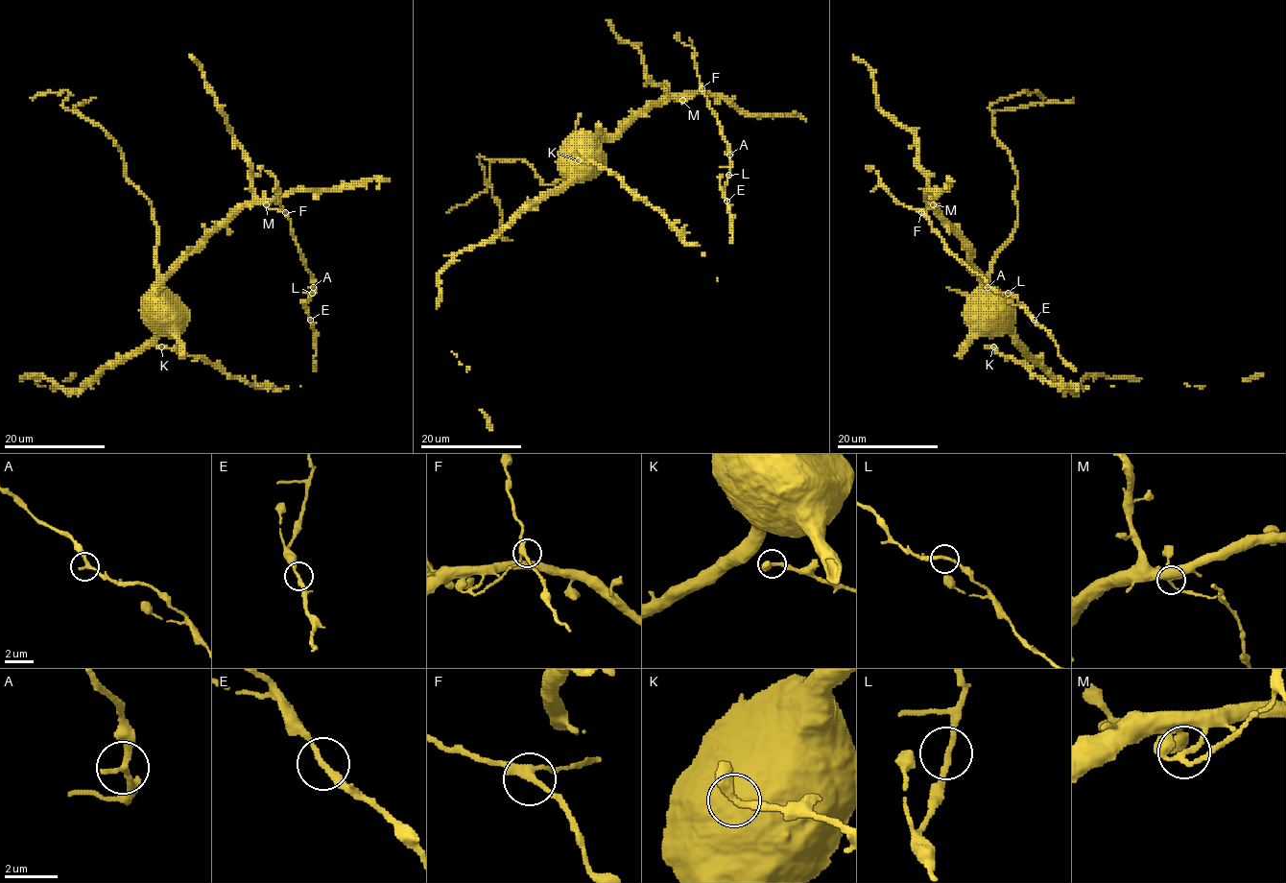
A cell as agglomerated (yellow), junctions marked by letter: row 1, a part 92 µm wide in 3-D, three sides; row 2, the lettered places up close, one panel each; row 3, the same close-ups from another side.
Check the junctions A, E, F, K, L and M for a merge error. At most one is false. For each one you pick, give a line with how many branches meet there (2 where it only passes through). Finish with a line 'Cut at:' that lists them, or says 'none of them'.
M: 3
Cut at: M

